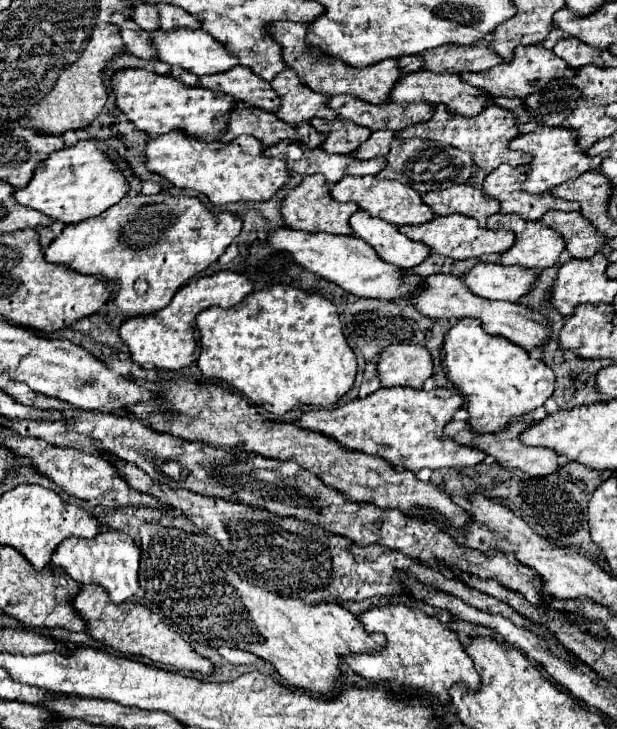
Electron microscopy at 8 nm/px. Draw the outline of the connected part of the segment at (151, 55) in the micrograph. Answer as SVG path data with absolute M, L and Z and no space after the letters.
M114 14L112 22L116 22L116 26L120 26L120 34L122 40L126 44L128 54L136 56L136 58L144 58L144 60L156 60L156 48L152 46L152 38L146 30L140 30L140 26L136 26L132 20L124 18L122 14Z

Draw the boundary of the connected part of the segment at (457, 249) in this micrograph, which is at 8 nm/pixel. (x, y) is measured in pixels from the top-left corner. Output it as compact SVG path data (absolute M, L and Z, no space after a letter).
M460 214L440 216L440 218L434 218L432 222L420 224L420 226L400 226L400 232L404 236L408 236L410 240L424 242L426 246L432 248L434 254L448 256L452 260L480 258L484 254L504 254L514 244L512 230L488 230L488 228L480 228L474 218L460 216Z

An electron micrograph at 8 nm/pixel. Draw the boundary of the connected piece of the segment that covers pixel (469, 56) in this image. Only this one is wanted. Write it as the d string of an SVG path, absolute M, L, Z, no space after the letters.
M464 46L464 72L484 72L504 62L488 46Z

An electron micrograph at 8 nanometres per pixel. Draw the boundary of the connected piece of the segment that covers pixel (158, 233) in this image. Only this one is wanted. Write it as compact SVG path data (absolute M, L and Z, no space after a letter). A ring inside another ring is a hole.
M160 192L156 196L138 194L122 198L116 206L110 206L104 214L66 226L62 234L46 250L46 260L54 264L64 264L80 274L116 280L116 302L108 304L108 316L152 314L162 310L178 292L178 288L182 288L190 278L194 278L196 274L206 270L212 262L216 262L224 254L224 250L232 244L232 240L240 234L240 230L242 220L236 214L210 212L204 204L200 204L198 198L172 196L168 192ZM136 280L146 280L148 292L136 294L134 292Z

